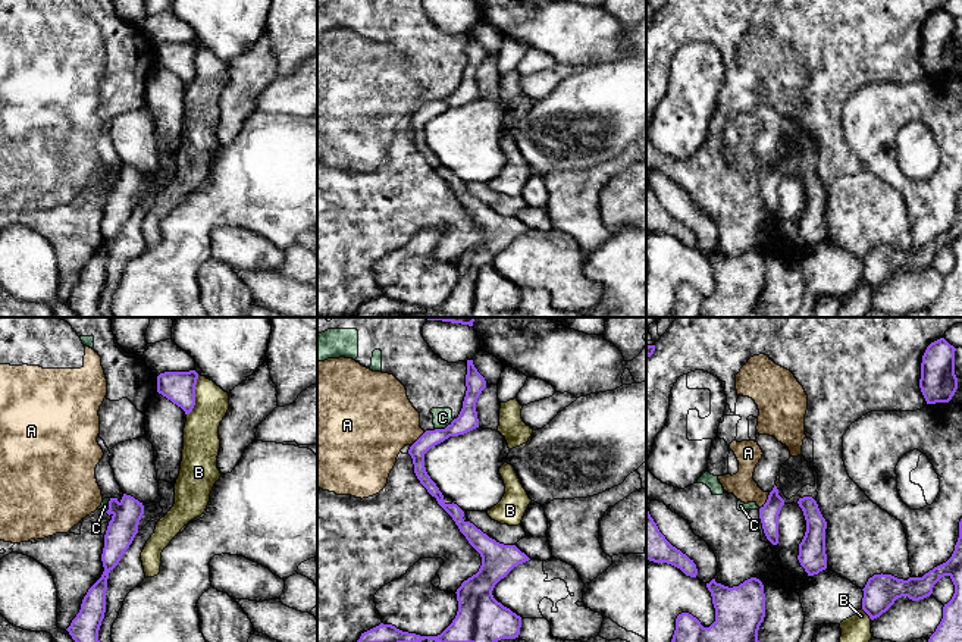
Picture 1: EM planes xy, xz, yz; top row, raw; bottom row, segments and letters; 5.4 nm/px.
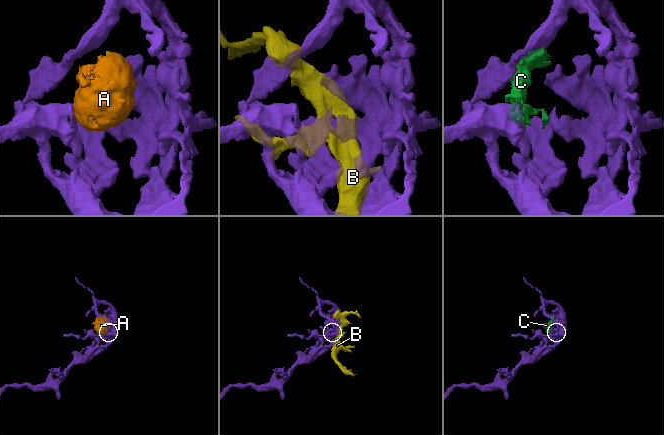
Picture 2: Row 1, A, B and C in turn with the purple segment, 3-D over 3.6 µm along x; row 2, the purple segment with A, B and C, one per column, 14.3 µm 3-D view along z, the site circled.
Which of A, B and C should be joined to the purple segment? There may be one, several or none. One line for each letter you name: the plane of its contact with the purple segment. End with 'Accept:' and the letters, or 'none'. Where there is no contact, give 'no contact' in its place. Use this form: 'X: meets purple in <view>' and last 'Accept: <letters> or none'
Accept: none

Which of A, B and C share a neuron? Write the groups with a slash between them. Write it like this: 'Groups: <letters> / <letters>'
Groups: A C / B

